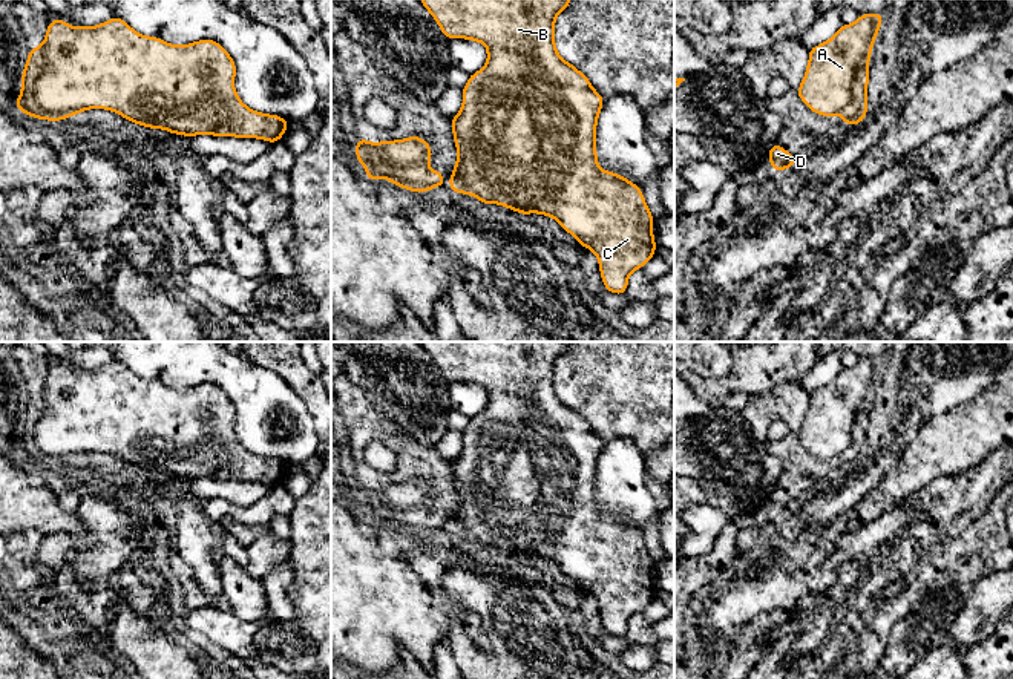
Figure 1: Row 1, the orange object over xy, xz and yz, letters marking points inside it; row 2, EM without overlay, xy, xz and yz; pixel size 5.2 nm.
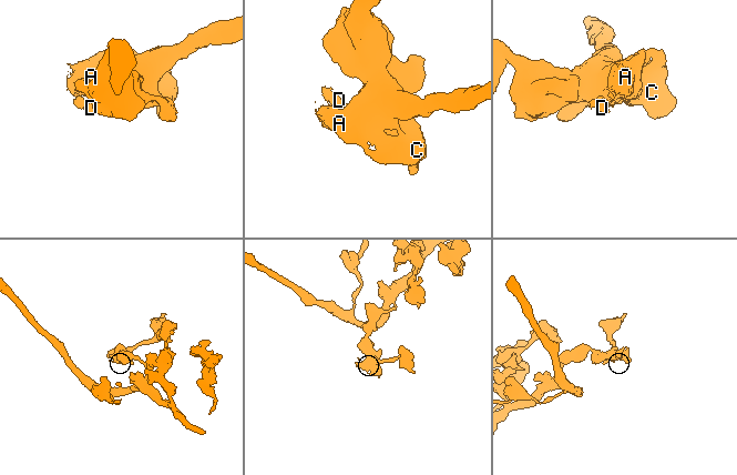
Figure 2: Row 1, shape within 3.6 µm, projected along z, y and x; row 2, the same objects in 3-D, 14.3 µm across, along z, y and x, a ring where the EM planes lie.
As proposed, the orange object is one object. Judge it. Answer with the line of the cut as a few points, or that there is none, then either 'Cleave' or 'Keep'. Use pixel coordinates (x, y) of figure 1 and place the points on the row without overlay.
Split along xy (43, 388), (43, 410), (28, 436), (39, 462). Cleave

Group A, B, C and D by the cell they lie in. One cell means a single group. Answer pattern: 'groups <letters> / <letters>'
groups A B C / D

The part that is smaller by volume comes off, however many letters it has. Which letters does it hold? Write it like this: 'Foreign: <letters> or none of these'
Foreign: D

